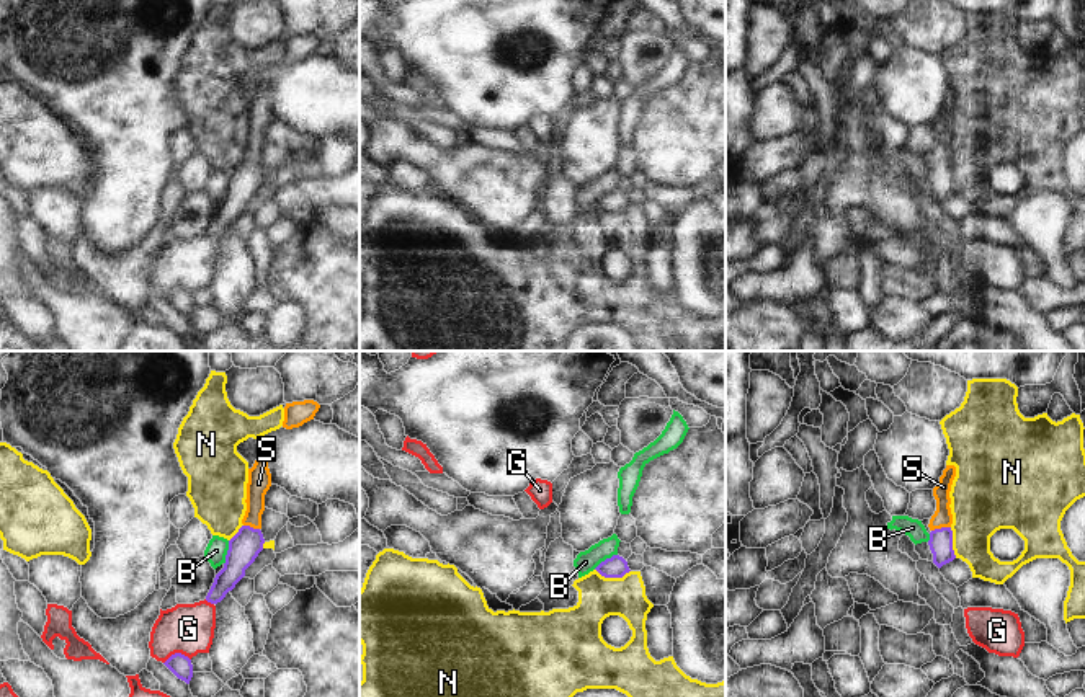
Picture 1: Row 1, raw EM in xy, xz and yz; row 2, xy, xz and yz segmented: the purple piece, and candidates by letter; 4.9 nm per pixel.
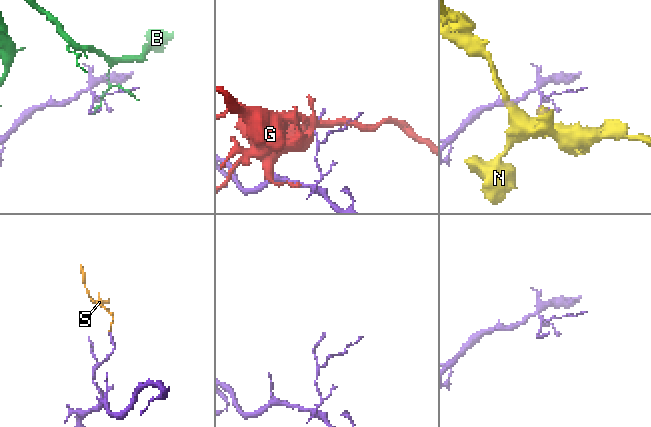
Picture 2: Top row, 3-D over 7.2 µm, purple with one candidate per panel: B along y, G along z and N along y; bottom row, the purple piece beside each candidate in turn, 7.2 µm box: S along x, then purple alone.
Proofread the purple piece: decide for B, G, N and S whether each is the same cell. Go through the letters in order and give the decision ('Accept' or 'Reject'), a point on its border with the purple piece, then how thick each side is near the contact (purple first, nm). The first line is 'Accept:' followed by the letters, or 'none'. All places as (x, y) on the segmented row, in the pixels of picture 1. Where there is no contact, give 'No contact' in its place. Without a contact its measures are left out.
Accept: S
B: Reject. Touches purple at xy (227, 552). Thickness 160 nm (purple) against 110 nm
G: Reject. Touches purple at xy (177, 653). Thickness 110 nm (purple) against 260 nm
N: Reject. Touches purple at xz (613, 577). Thickness 110 nm (purple) against 200 nm
S: Accept. Touches purple at yz (942, 528). Thickness 120 nm (purple) against 90 nm.

